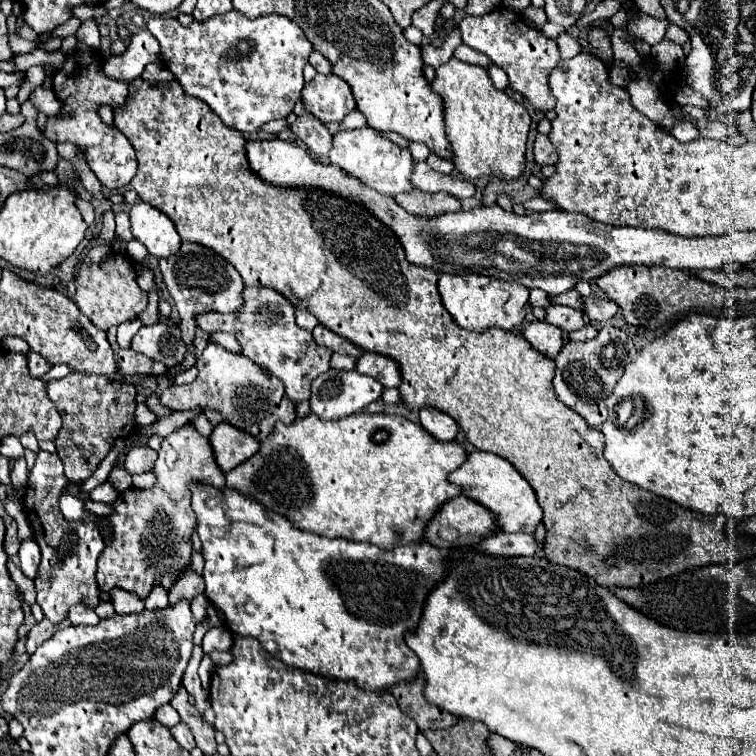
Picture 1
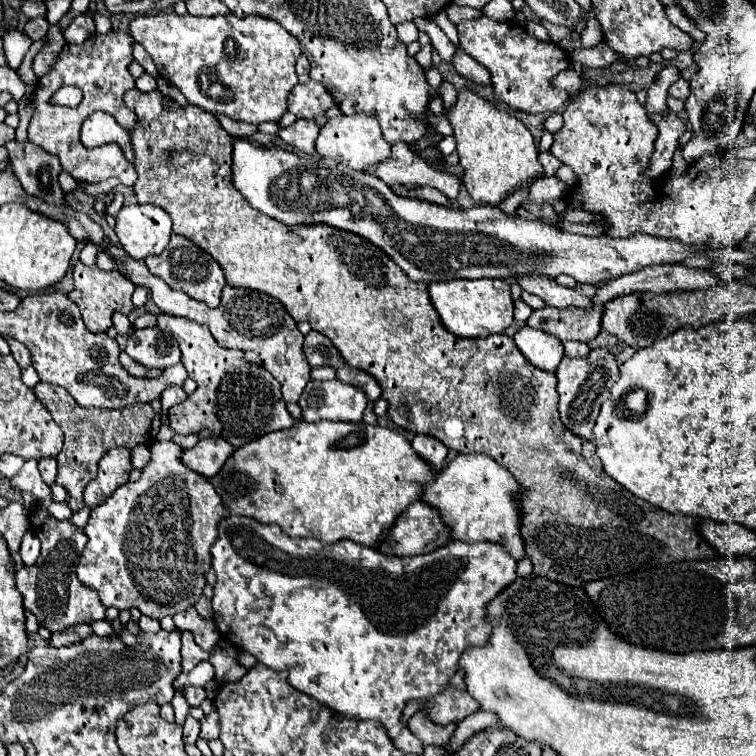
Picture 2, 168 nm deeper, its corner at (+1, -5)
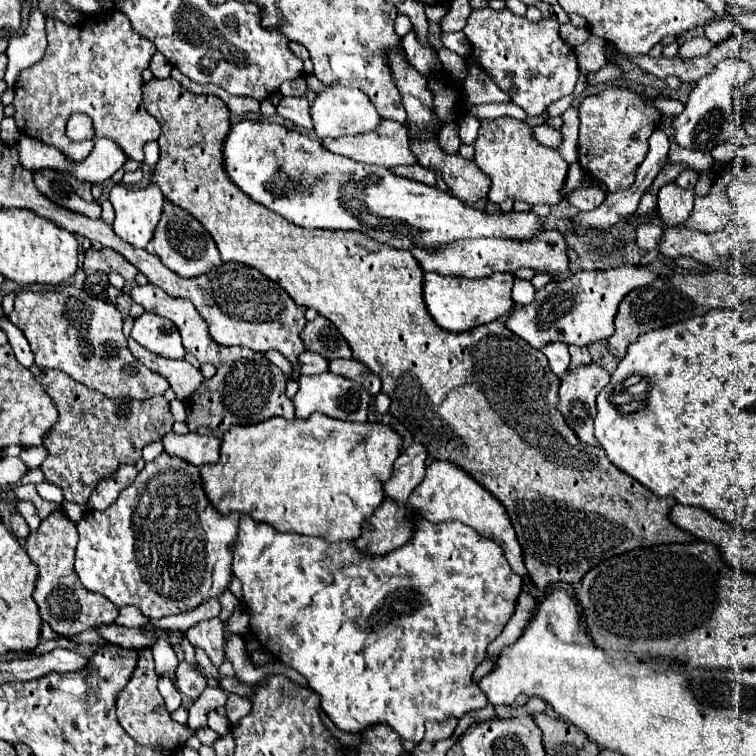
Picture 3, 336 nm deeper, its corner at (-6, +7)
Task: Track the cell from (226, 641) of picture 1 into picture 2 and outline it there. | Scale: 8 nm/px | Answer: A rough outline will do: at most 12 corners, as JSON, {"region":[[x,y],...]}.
{"region":[[224,652],[210,664],[218,682],[236,682],[248,672]]}

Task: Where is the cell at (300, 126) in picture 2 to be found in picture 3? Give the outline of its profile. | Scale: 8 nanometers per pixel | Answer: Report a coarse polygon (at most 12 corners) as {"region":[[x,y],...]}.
{"region":[[283,98],[281,118],[311,132],[311,104],[307,98]]}

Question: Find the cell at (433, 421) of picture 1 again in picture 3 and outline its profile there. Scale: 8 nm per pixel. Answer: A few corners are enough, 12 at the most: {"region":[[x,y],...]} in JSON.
{"region":[[413,442],[397,458],[385,492],[405,504],[421,484],[429,452]]}

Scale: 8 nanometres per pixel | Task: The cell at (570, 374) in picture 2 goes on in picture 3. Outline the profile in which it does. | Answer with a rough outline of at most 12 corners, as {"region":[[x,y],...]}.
{"region":[[597,362],[561,376],[559,410],[597,444],[595,398],[611,374]]}

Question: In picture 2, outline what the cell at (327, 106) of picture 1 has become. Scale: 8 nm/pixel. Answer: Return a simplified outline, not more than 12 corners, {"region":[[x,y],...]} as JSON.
{"region":[[312,80],[288,96],[296,118],[324,116],[336,106],[330,92]]}

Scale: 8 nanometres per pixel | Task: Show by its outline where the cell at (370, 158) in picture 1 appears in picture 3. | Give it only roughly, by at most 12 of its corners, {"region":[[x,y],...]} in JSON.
{"region":[[327,86],[311,104],[321,140],[373,132],[381,124],[355,88]]}

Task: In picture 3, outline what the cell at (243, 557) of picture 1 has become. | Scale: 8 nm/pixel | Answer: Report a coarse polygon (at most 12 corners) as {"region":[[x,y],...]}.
{"region":[[461,522],[231,544],[249,632],[345,732],[489,704],[521,576]]}

